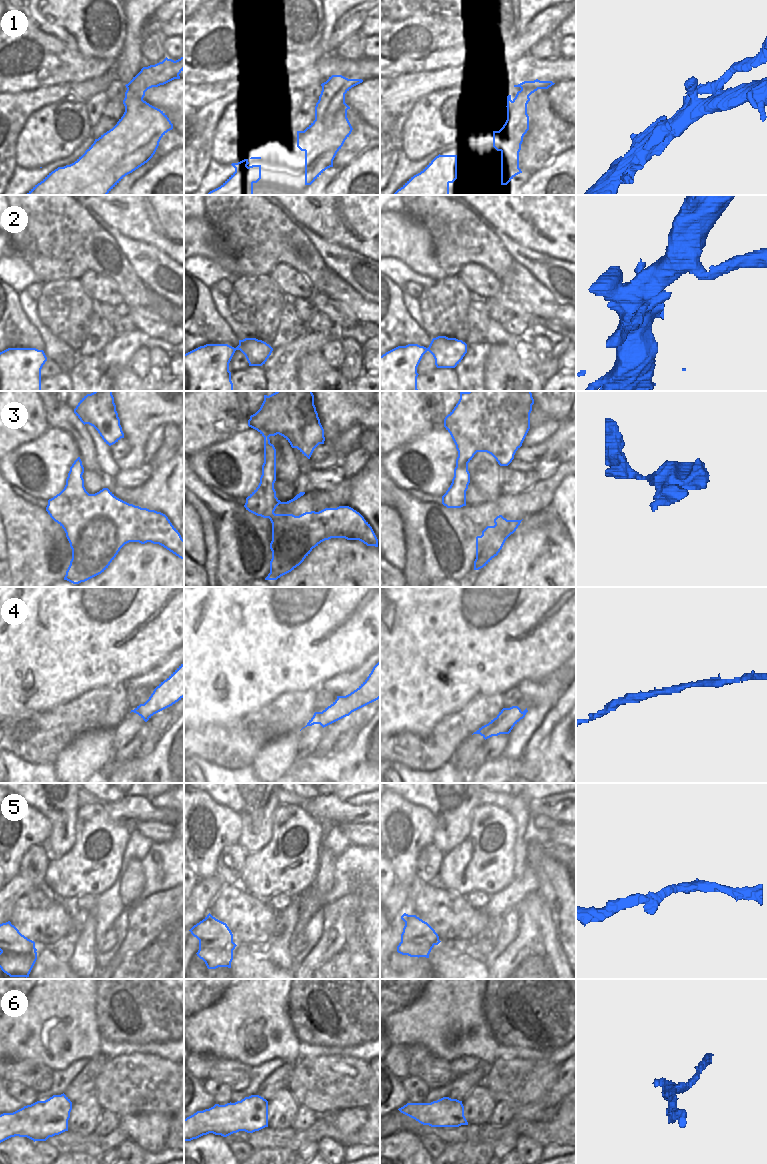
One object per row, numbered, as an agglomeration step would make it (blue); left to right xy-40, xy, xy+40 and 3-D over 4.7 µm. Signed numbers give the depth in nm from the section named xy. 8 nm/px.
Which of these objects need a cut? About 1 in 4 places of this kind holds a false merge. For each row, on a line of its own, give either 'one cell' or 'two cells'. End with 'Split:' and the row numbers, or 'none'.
1: two cells
2: one cell
3: one cell
4: one cell
5: one cell
6: one cell
Split: 1

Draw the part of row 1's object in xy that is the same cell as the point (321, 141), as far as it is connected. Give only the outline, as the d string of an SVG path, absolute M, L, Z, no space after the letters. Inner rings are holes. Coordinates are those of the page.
M327 82L321 86L322 91L315 106L315 120L304 131L297 131L297 147L305 152L305 185L311 185L326 169L333 167L337 152L353 130L347 118L347 110L350 107L346 103L336 113L327 114L329 108Z

